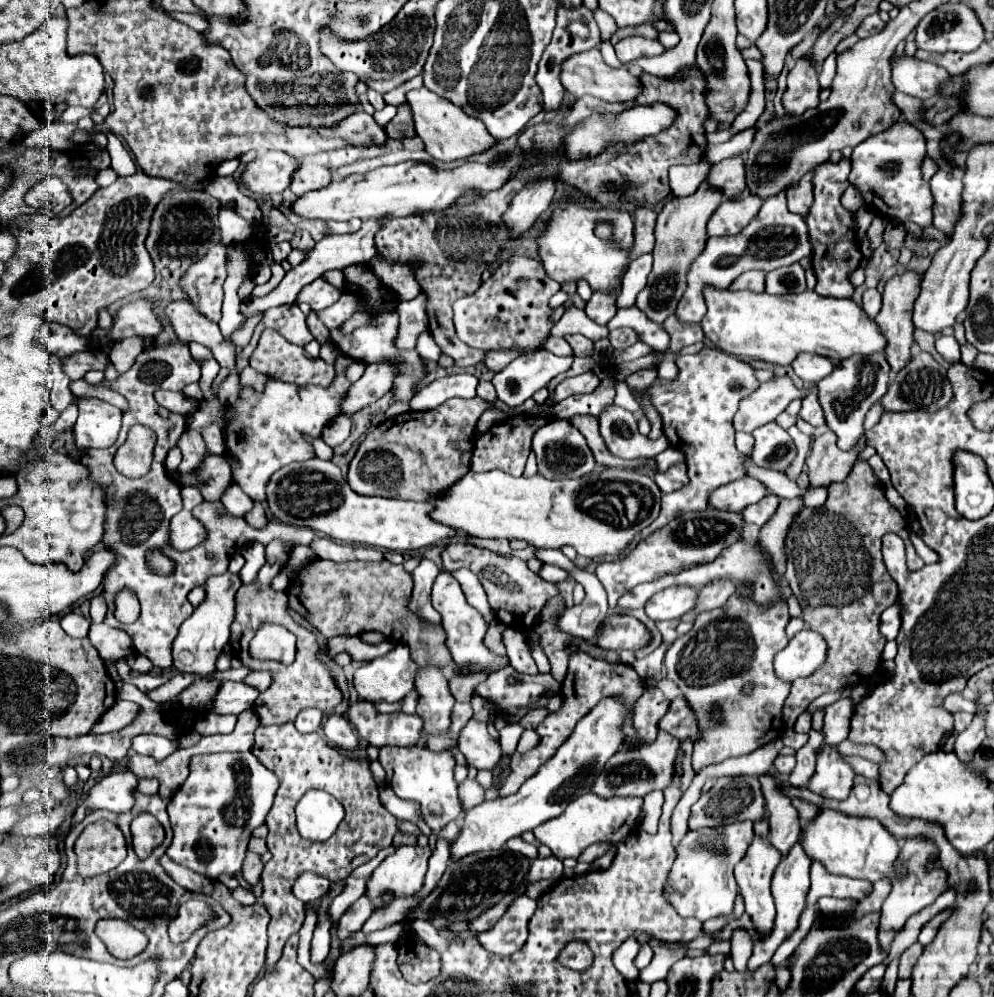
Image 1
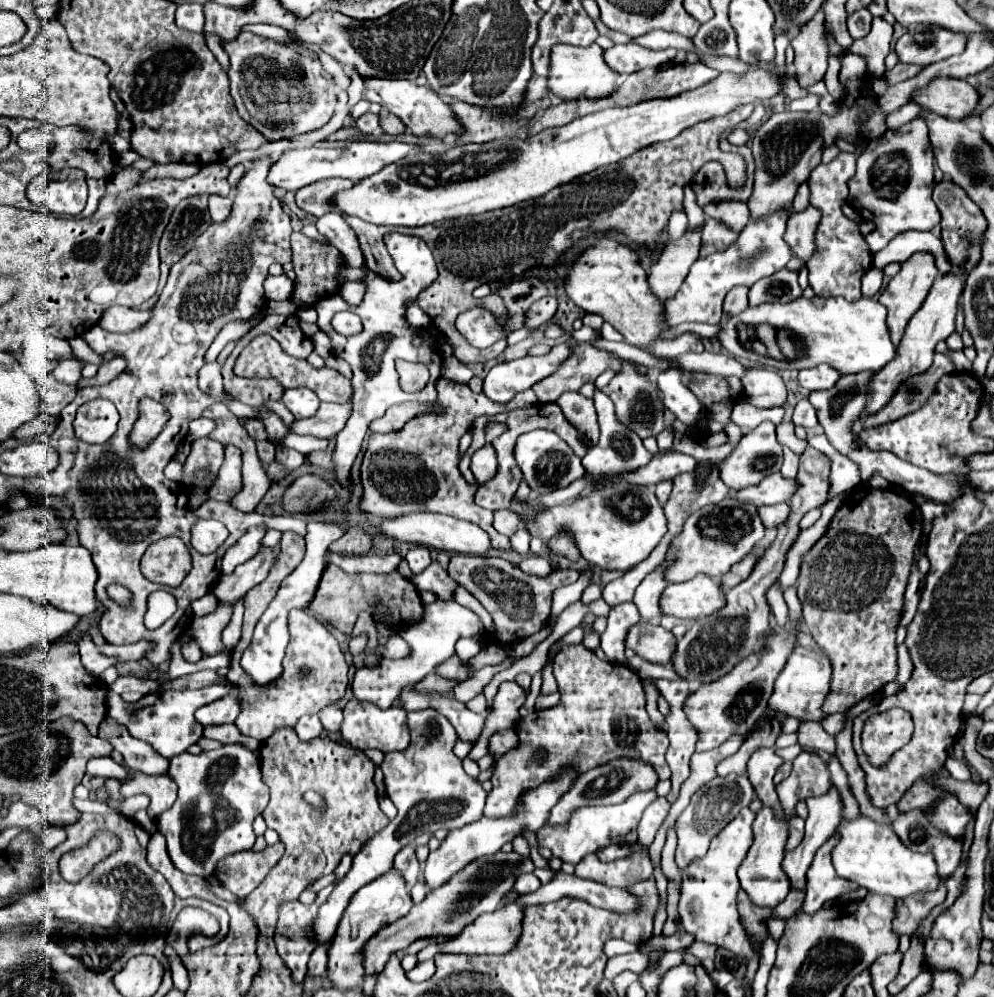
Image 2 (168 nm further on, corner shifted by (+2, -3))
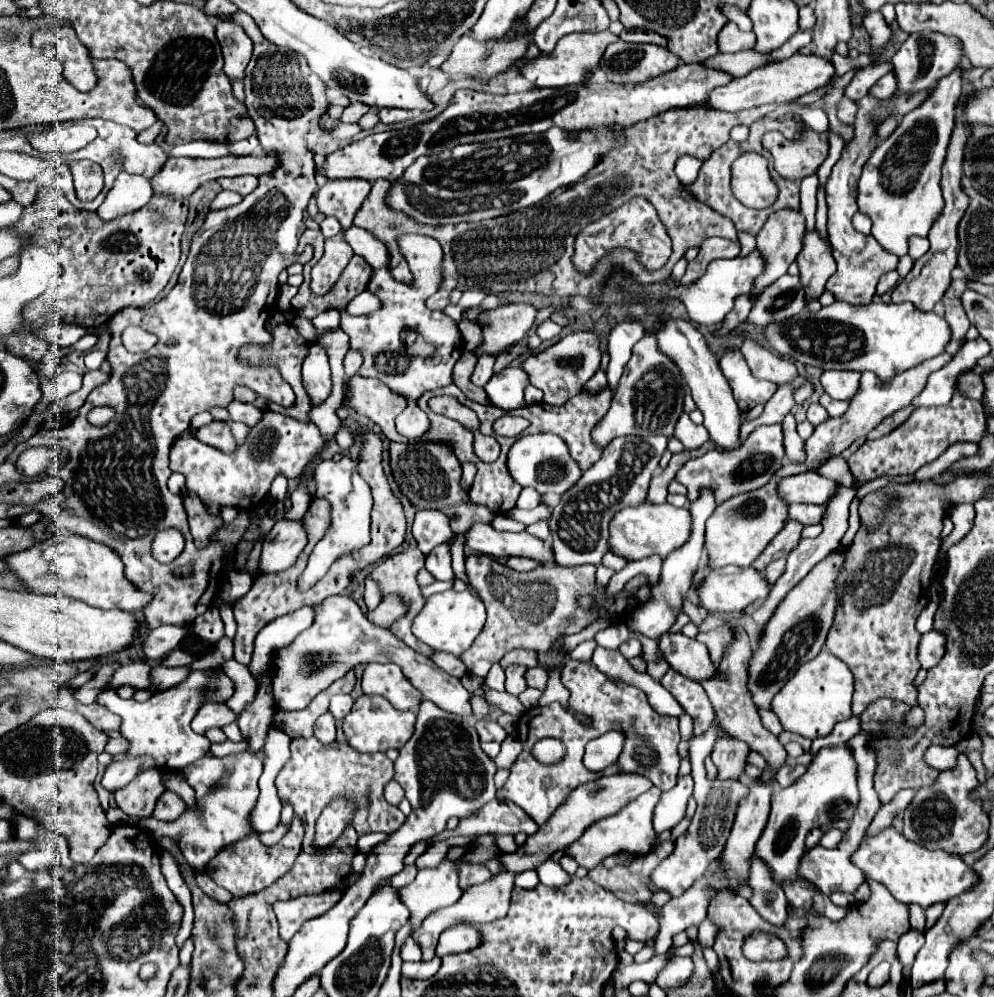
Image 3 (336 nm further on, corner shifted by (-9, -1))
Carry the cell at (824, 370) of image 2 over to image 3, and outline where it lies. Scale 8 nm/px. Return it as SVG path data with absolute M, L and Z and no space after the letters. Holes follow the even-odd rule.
M825 371L821 375L821 385L833 399L849 401L859 391L859 379L861 373L857 371Z

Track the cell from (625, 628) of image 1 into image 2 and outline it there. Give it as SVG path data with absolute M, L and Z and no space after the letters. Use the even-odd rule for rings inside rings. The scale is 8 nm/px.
M636 623L636 627L628 629L626 647L652 663L660 663L670 661L676 649L676 639L670 631L660 625Z

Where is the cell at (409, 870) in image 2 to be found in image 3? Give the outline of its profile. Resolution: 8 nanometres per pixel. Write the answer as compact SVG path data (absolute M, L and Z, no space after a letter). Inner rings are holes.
M415 865L405 867L401 873L397 873L393 877L393 887L405 887L405 885L409 885L415 879L415 873L417 873L417 867Z

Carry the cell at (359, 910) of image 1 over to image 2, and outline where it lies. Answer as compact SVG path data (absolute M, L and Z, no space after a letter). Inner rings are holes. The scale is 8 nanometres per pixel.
M330 941L324 943L324 947L316 947L312 957L310 957L310 963L308 963L308 973L312 977L320 977L326 973L326 965L328 965L328 947L330 947Z

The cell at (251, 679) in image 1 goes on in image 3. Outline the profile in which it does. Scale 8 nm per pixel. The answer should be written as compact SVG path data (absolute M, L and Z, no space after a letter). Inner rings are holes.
M131 663L125 667L119 667L111 679L107 689L117 689L121 685L131 685L135 689L149 689L149 665L145 663Z

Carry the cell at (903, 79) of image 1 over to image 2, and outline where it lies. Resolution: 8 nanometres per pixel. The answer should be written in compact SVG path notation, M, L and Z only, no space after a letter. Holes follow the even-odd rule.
M934 77L926 87L912 95L912 101L946 119L962 121L974 111L978 91L964 79Z

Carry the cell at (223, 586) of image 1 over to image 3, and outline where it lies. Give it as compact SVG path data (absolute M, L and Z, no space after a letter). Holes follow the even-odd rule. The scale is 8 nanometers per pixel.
M279 519L269 531L261 551L261 573L279 573L291 567L297 555L307 545L307 531L303 519Z

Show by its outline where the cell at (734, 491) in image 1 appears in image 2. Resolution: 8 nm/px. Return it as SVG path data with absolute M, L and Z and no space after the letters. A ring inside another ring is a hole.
M772 473L762 483L736 491L736 499L740 499L742 503L752 503L756 507L774 505L774 503L790 501L794 489L796 489L796 481L788 481L780 473Z

